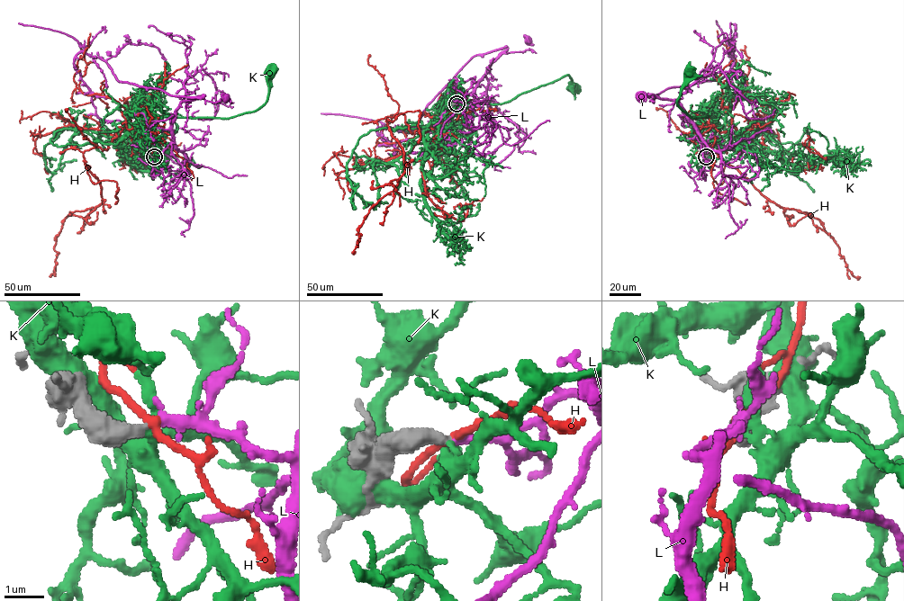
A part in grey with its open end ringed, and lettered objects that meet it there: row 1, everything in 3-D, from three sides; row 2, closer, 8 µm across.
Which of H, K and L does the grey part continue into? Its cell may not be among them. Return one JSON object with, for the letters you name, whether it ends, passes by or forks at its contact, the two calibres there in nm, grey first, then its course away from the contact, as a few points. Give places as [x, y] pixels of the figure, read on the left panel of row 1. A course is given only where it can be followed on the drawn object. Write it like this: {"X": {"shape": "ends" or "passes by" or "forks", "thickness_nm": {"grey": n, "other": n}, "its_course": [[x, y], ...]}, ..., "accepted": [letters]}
{"L": {"shape": "ends", "thickness_nm": {"grey": 400, "other": 280}, "its_course": [[153, 156], [158, 157], [172, 140], [175, 112], [183, 101], [200, 98], [213, 103], [229, 101], [225, 97]]}, "accepted": ["L"]}

